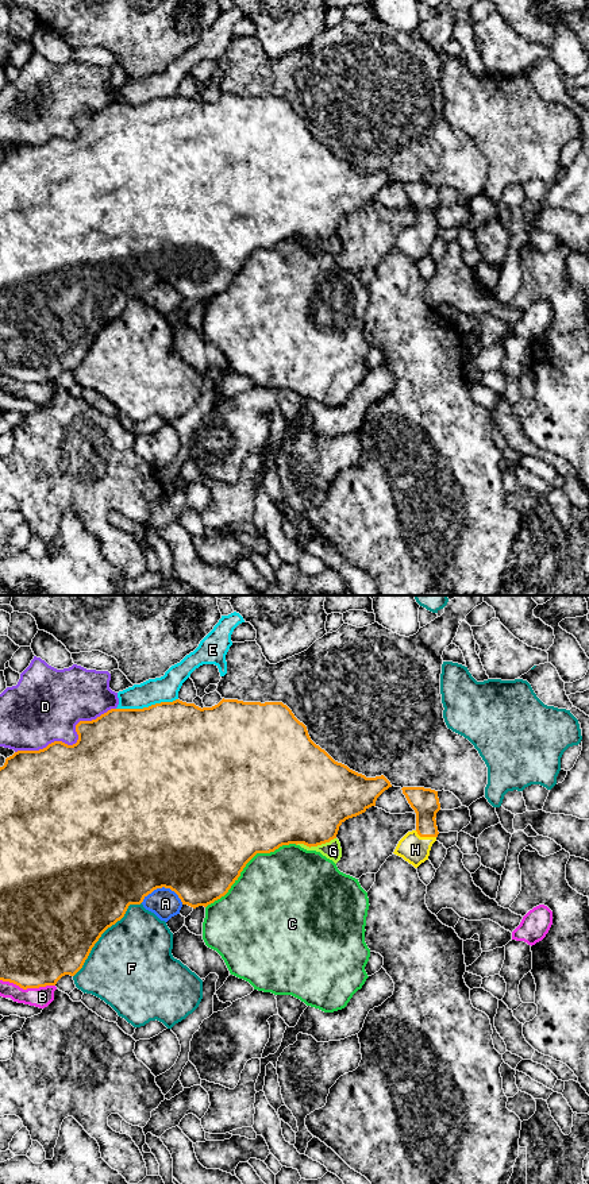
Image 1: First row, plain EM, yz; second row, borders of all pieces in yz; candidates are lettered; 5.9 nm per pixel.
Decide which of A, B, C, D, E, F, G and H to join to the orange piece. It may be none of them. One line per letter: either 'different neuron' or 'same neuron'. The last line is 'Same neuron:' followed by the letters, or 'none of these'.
A: different neuron
B: different neuron
C: different neuron
D: different neuron
E: different neuron
F: different neuron
G: different neuron
H: same neuron
Same neuron: H

